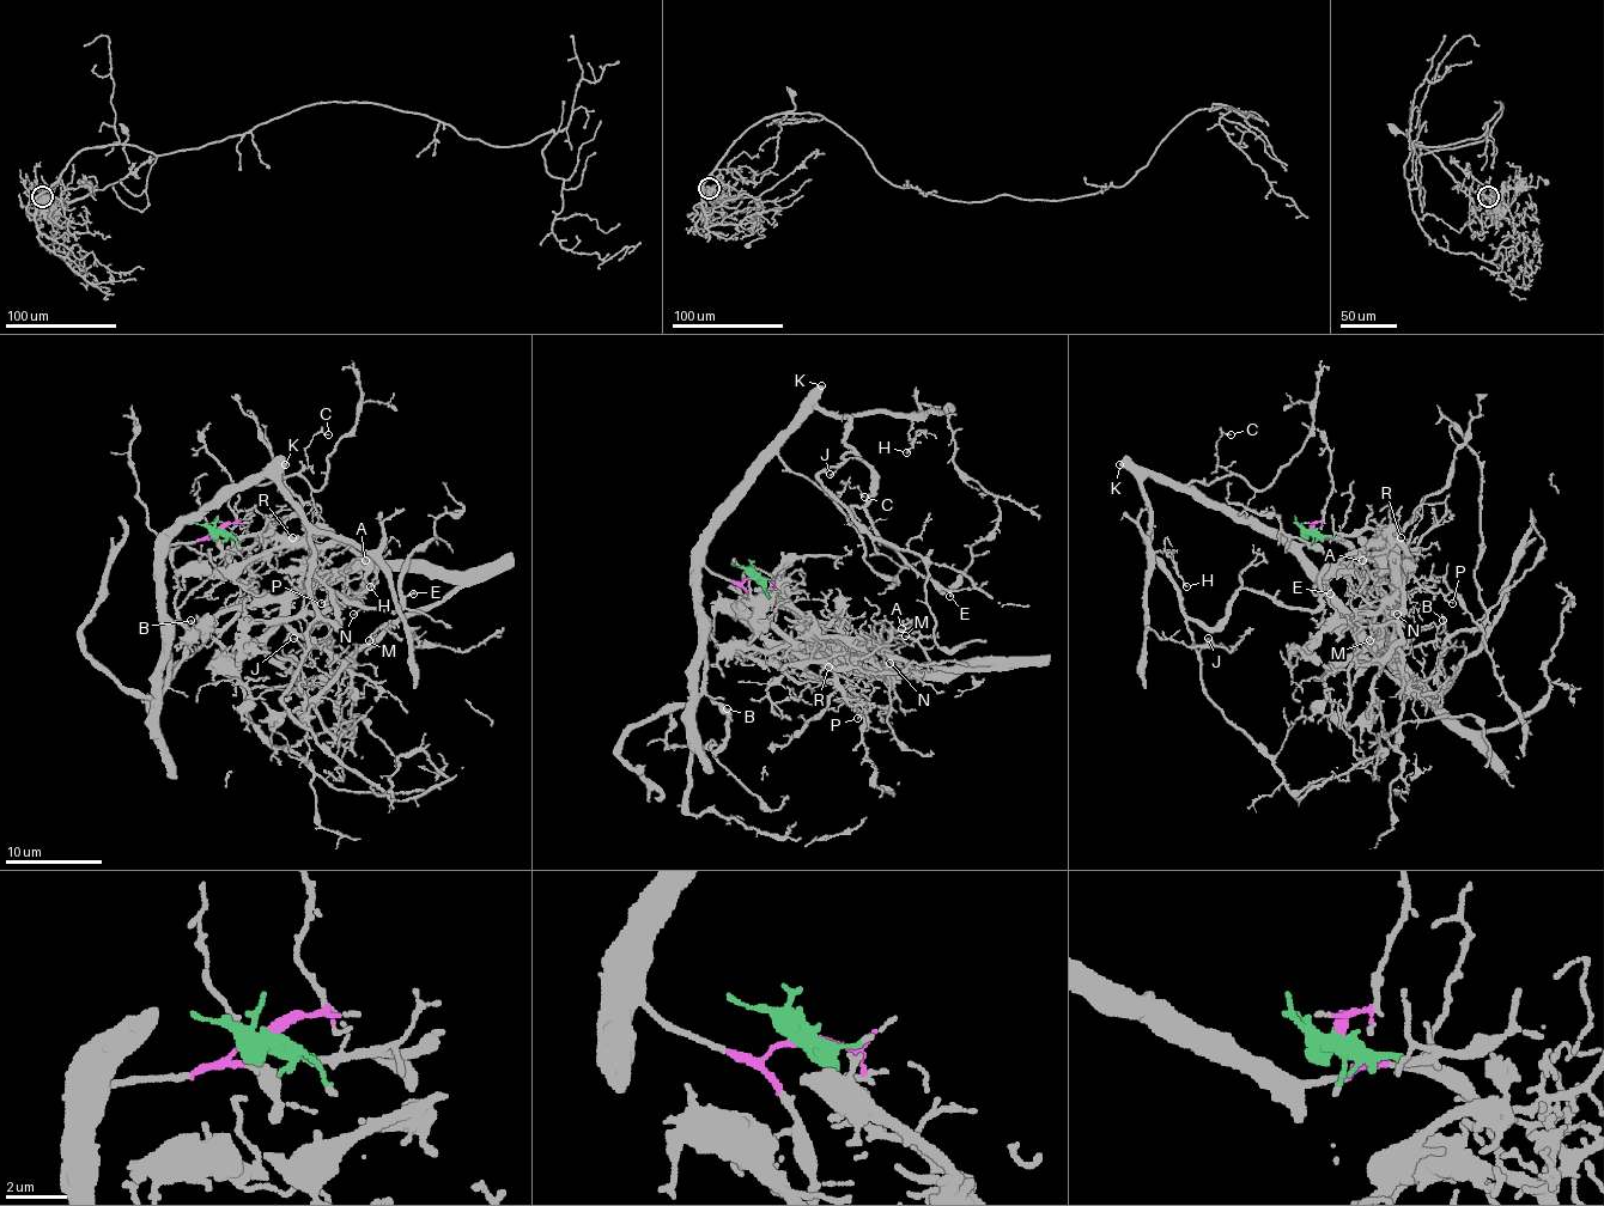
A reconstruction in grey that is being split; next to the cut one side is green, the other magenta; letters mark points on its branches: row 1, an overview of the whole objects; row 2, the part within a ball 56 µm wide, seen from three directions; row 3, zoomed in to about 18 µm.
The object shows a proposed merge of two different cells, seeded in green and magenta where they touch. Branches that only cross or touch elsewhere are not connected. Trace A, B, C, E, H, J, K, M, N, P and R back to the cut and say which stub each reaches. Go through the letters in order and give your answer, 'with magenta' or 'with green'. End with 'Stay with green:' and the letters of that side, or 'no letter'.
A: with green
B: with magenta
C: with magenta
E: with magenta
H: with magenta
J: with magenta
K: with magenta
M: with green
N: with green
P: with green
R: with green
Stay with green: A, M, N, P, R

